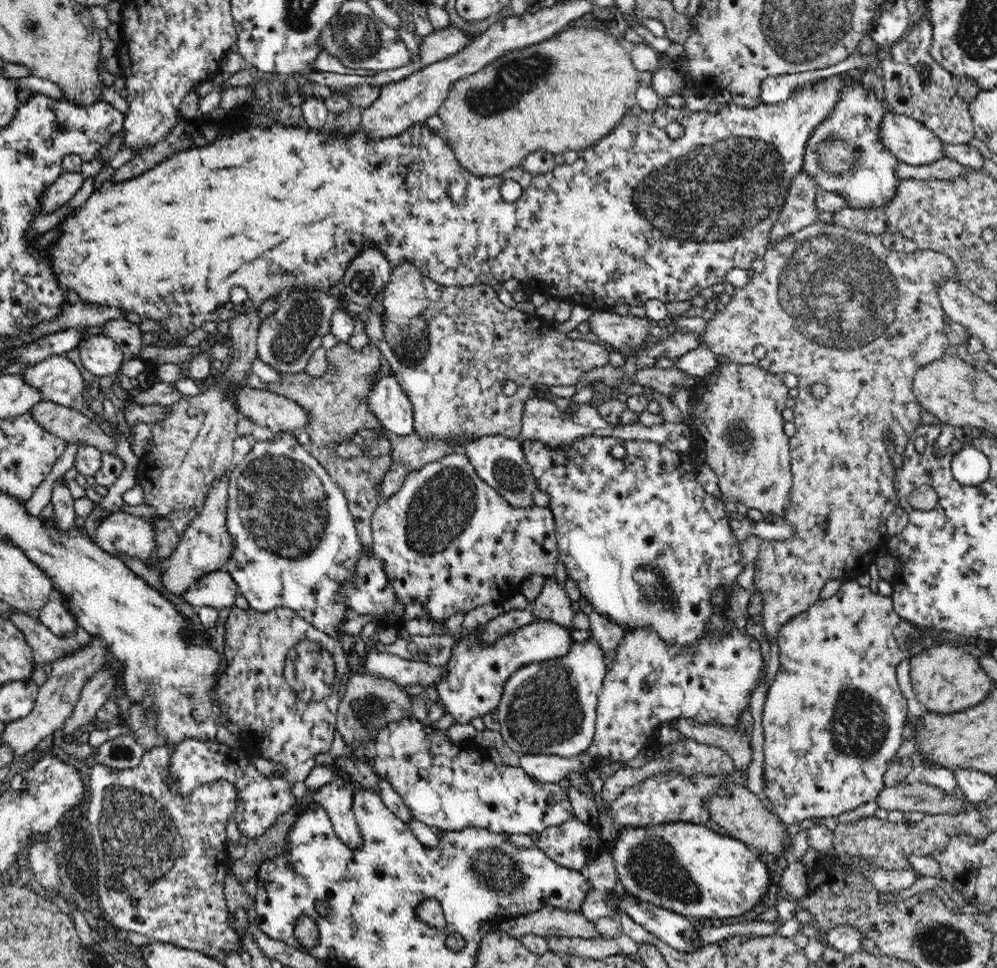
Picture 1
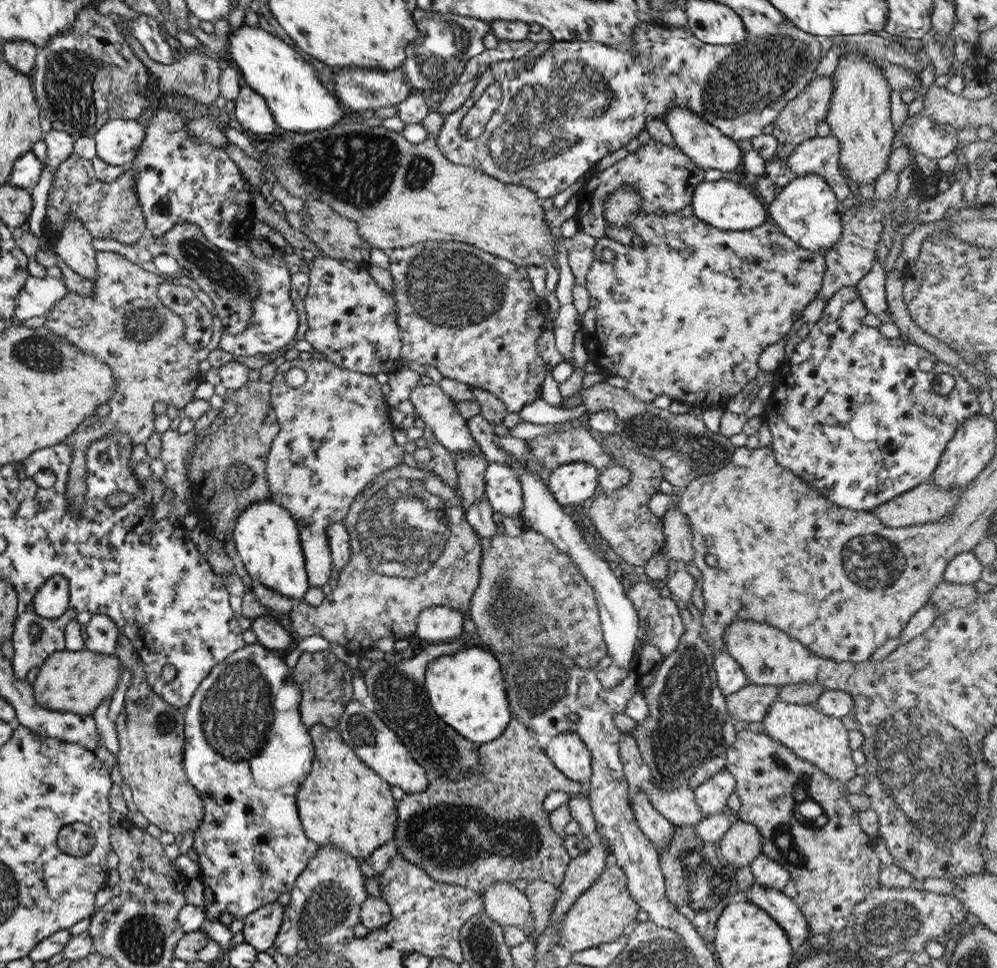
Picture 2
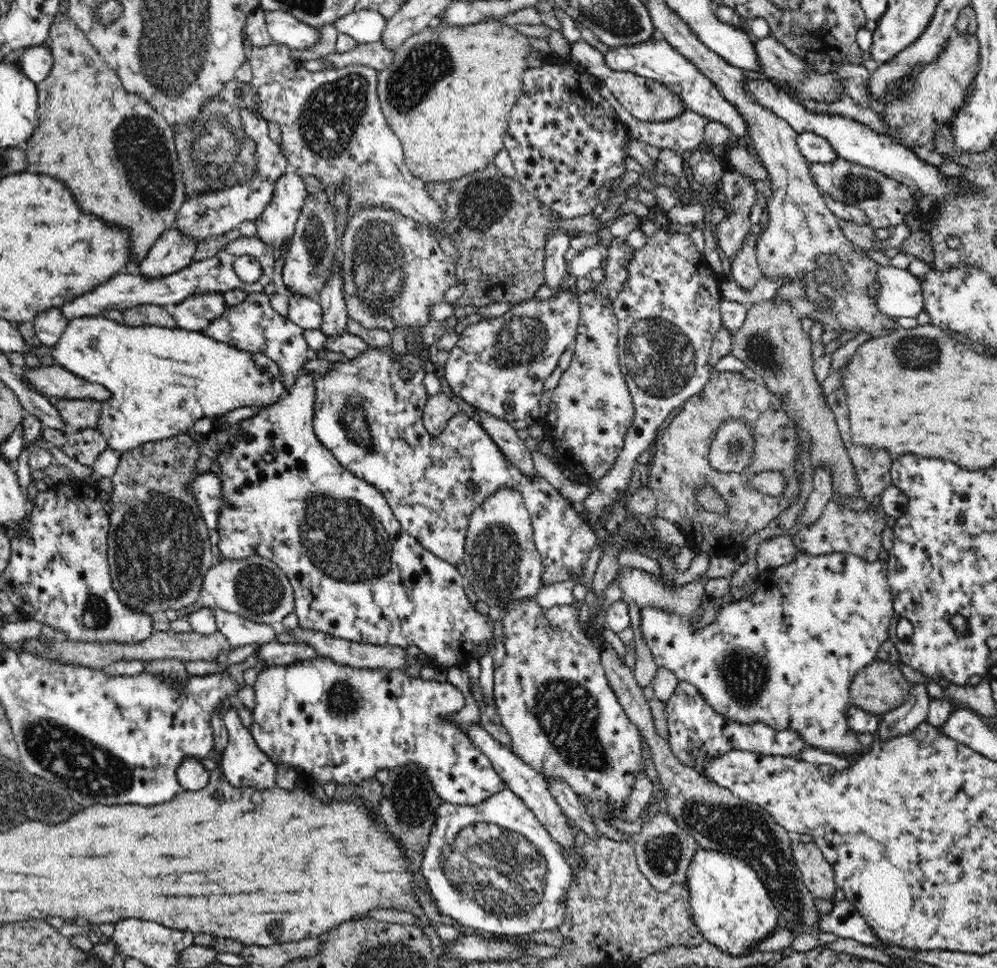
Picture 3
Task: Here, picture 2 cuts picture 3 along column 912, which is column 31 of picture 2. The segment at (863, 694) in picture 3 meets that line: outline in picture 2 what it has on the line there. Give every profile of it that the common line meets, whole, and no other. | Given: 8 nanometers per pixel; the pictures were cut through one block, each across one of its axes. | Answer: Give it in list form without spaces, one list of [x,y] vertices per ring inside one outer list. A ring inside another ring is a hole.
[[[85,649],[52,652],[39,667],[34,682],[29,684],[35,703],[49,711],[77,715],[93,713],[105,698],[111,698],[119,679],[120,660],[115,655],[91,652]]]

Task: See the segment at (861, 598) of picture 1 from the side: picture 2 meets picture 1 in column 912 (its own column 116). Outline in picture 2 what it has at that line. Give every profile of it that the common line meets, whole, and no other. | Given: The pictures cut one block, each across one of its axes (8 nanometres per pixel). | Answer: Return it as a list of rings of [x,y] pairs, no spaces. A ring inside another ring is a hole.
[[[103,614],[91,615],[85,625],[85,639],[83,646],[85,650],[114,655],[115,645],[120,635],[116,624]]]

